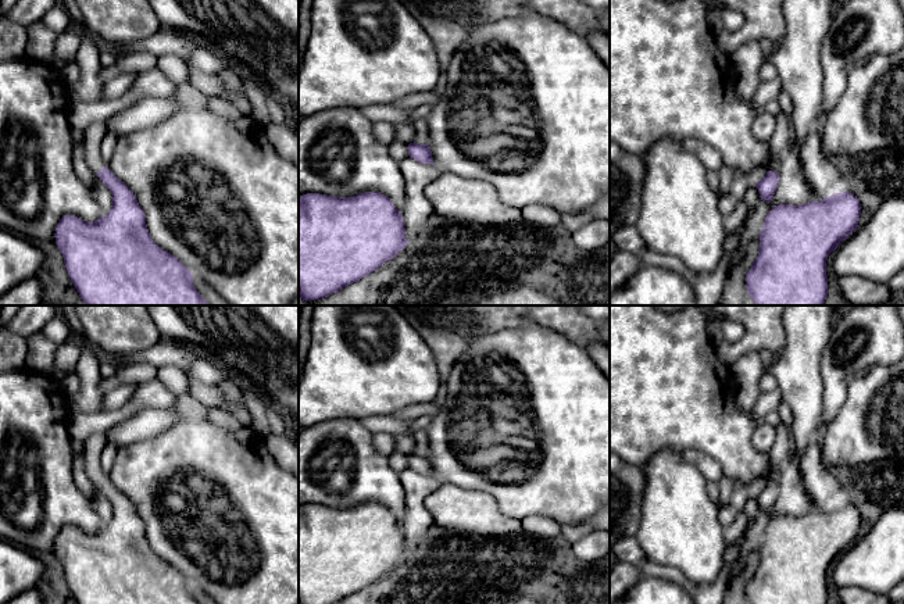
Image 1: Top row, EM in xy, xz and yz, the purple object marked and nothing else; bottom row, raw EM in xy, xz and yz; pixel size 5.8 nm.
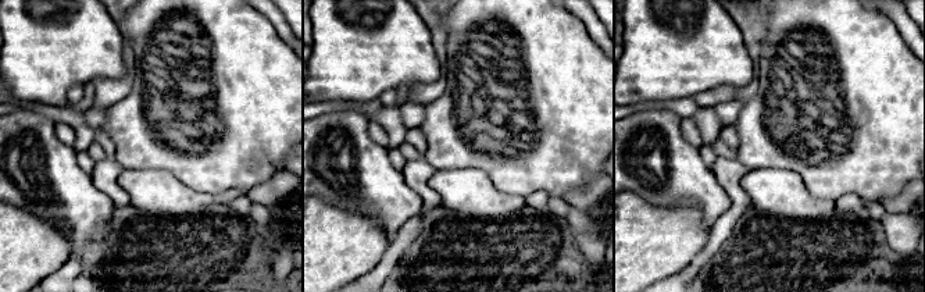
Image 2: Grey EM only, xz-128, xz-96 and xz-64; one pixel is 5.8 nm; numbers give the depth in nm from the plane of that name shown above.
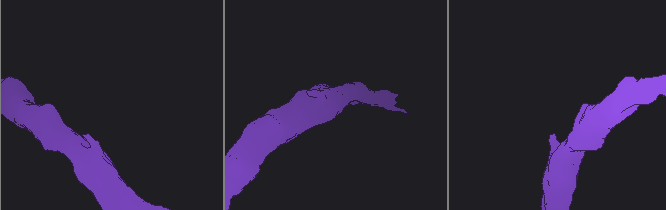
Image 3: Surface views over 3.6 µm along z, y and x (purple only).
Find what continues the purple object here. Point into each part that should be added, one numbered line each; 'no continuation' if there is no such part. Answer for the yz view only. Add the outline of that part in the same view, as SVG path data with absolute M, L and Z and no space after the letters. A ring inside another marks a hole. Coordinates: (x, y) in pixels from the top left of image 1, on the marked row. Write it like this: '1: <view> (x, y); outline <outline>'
no continuation

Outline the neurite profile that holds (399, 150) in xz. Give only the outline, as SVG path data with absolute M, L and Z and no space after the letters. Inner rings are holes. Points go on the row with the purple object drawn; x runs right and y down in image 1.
M393 140L387 149L390 157L397 162L408 157L408 144L401 140Z

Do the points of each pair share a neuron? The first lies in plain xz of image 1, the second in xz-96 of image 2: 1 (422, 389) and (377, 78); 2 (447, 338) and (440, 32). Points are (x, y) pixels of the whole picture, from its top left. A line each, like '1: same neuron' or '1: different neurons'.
1: same neuron
2: same neuron

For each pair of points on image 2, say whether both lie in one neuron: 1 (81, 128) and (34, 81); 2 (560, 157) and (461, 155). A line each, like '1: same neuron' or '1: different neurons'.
1: different neurons
2: same neuron

